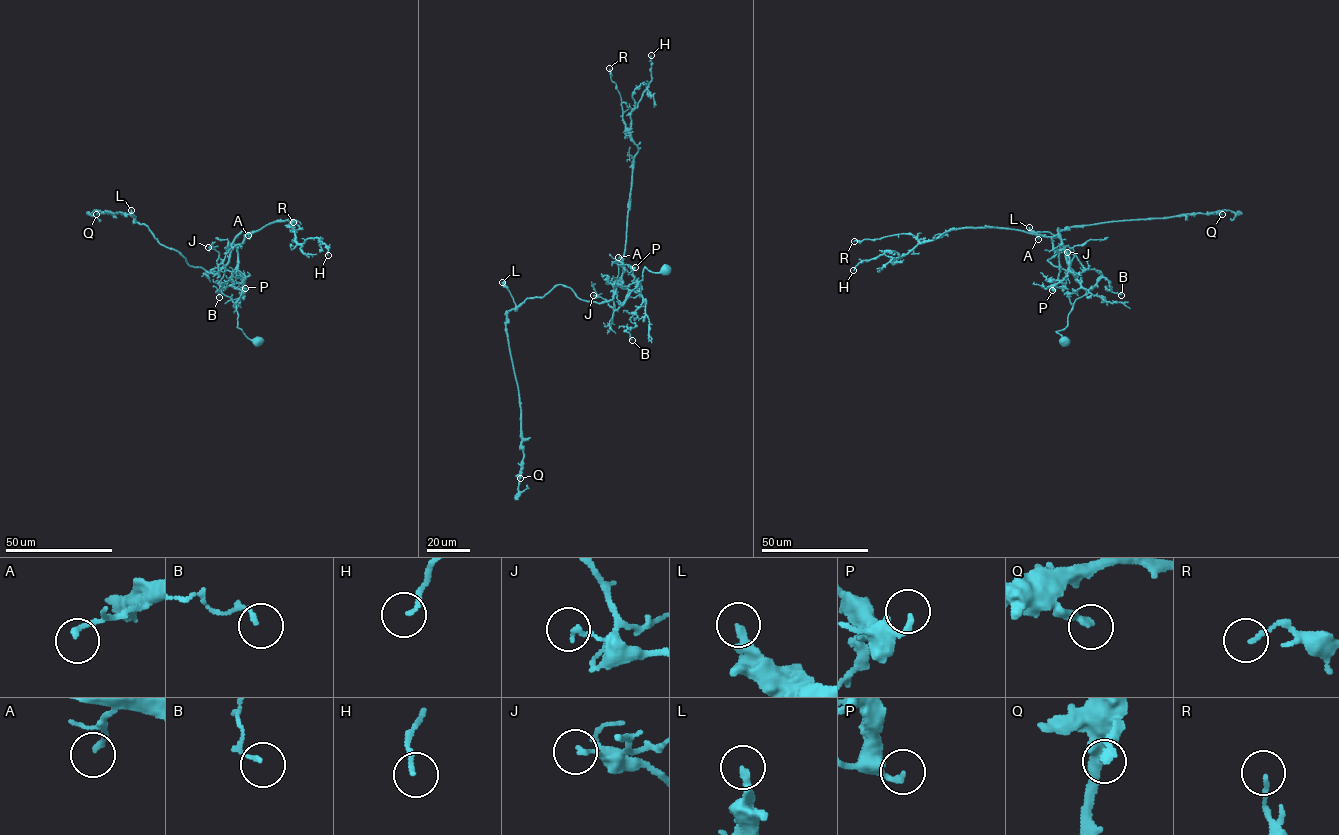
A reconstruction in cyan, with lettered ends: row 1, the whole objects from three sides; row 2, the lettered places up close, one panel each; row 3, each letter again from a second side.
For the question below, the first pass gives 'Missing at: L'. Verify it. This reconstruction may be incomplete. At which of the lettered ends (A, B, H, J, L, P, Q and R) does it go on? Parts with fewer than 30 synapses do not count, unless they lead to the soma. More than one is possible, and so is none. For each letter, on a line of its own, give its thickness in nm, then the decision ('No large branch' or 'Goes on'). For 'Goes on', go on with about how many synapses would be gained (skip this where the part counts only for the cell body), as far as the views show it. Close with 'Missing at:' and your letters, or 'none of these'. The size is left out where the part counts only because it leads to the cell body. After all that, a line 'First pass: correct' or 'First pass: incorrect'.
A: Thickness 180 nm. No large branch
B: Thickness 120 nm. No large branch
H: Thickness 140 nm. No large branch
J: Thickness 140 nm. No large branch
L: Thickness 300 nm. No large branch
P: Thickness 180 nm. No large branch
Q: Thickness 280 nm. No large branch
R: Thickness 130 nm. No large branch
Missing at: none of these
First pass: incorrect

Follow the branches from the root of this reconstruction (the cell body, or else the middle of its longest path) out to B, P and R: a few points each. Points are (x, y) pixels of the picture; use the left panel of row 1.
B: (257, 342), (237, 327), (221, 288), (243, 231), (244, 288), (229, 278), (219, 297)
P: (257, 342), (237, 327), (236, 305), (221, 288), (231, 244), (243, 231), (237, 270), (244, 275), (245, 288)
R: (257, 342), (237, 327), (236, 305), (221, 291), (231, 244), (278, 221), (298, 229), (293, 222)

